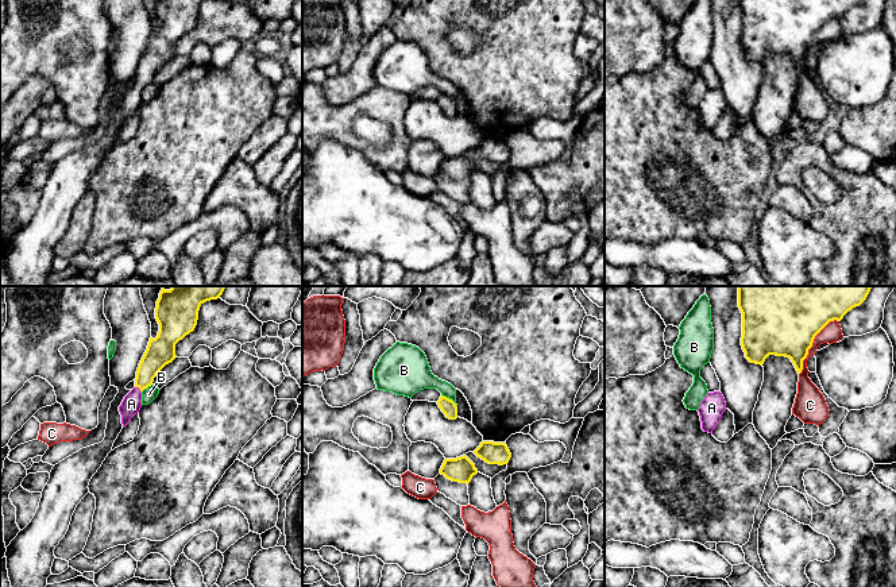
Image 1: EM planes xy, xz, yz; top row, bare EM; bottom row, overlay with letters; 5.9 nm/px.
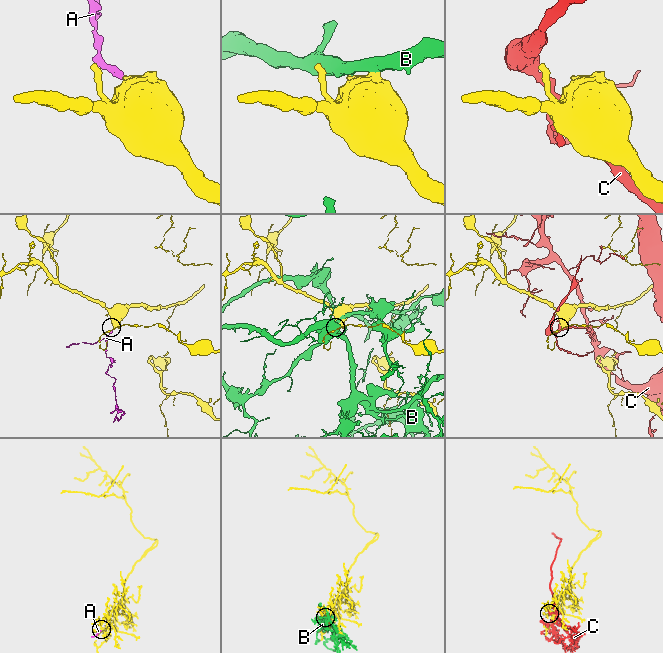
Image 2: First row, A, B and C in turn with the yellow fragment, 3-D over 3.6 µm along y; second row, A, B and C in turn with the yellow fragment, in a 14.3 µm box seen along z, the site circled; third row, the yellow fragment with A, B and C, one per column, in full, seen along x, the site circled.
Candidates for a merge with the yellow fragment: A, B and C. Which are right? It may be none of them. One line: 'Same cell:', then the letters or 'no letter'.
Same cell: A

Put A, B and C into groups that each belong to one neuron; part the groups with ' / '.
A / B / C

